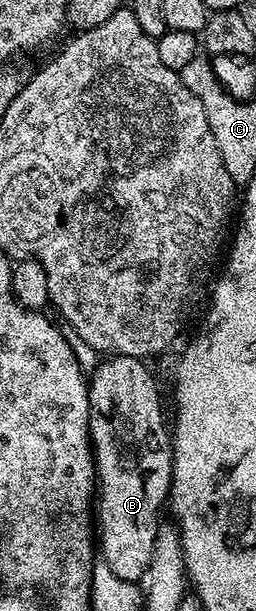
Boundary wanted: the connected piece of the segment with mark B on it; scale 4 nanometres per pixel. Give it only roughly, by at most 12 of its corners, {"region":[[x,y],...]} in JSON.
{"region":[[139,357],[98,360],[89,427],[99,547],[144,578],[173,481]]}

